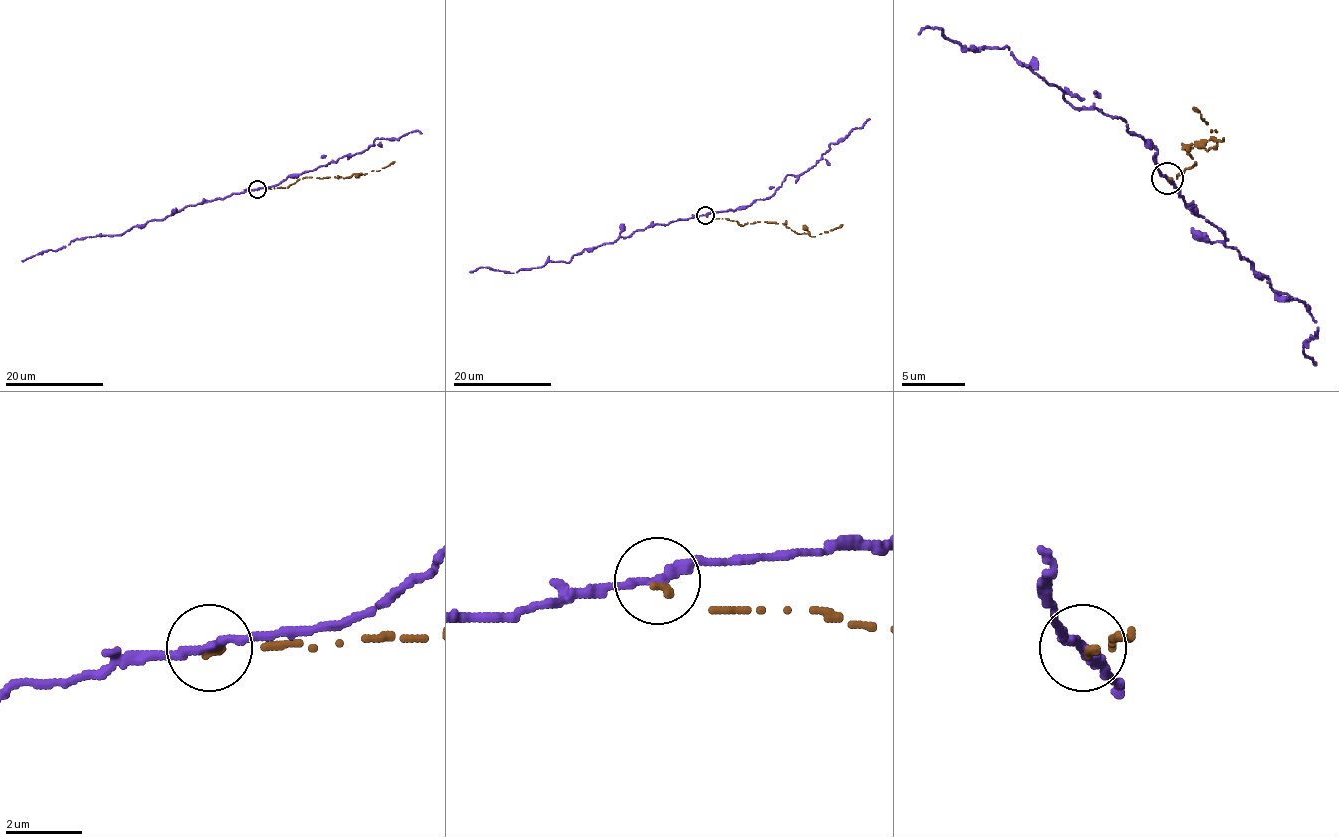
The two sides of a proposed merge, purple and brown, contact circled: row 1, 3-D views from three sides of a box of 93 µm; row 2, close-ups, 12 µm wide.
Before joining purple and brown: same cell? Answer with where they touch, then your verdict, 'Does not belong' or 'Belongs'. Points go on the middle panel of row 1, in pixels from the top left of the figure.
Place: (705, 215). Does not belong

